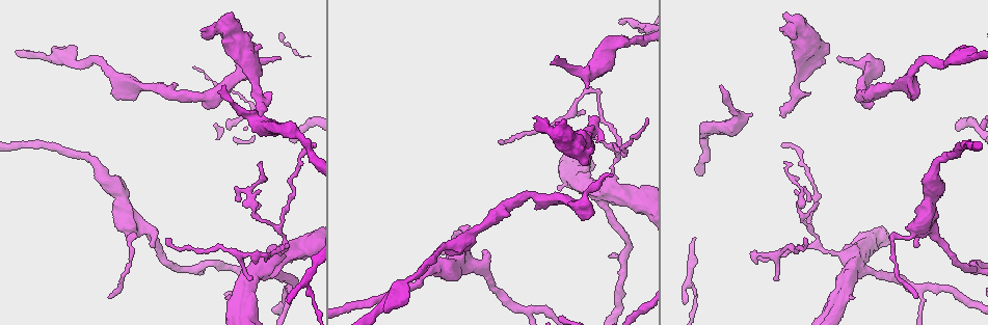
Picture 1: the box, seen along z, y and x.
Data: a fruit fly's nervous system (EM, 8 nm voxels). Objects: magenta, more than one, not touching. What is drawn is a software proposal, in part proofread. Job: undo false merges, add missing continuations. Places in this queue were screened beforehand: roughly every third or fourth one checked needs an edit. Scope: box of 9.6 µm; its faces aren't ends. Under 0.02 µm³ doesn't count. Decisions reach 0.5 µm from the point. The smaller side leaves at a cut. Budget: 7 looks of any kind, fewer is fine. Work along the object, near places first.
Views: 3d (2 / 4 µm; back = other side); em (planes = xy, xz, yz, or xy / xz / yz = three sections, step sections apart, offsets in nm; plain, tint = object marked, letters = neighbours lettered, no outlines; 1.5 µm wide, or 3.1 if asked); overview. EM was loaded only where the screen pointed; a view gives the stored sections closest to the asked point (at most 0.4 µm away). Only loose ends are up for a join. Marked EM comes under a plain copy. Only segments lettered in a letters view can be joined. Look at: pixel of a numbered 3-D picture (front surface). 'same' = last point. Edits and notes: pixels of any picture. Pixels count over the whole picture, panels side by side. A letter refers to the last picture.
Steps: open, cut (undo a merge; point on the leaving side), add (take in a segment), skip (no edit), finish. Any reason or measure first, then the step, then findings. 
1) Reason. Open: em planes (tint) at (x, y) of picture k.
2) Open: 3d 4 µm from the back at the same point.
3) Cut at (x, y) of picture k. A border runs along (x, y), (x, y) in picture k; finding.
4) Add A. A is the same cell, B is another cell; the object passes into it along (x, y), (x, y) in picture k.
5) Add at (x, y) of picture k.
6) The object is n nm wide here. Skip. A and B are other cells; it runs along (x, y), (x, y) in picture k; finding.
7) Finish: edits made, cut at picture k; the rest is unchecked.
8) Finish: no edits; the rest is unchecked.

An open end. Open: em planes (letters) at (289, 301) of picture 1.

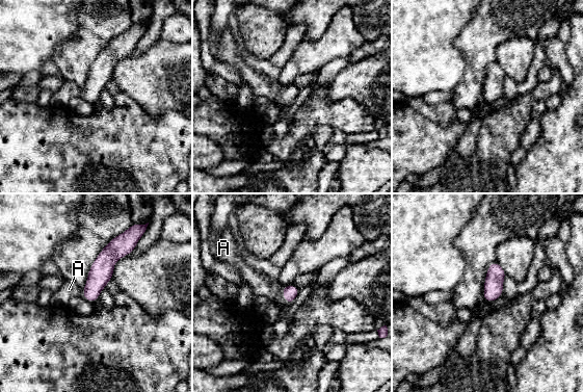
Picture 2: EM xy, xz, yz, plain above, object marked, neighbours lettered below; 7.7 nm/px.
The object is 110 nm wide here; the longest contact is with A, 130 nm. Add A. A is the same cell; it goes on there.

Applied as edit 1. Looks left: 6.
An open end. Open: em planes (letters) at (589, 118) of picture 1.

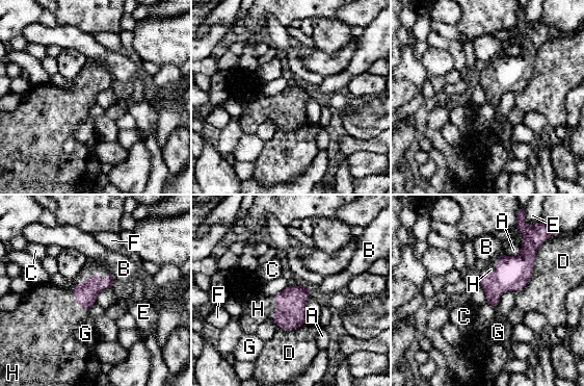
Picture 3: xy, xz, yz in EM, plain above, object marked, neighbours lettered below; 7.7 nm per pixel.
The longest contact is with D, 420 nm. Add H. H is the same cell, A, B, C, D, E, F and G are other cells; it goes on there.

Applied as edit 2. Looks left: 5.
Open: overview.

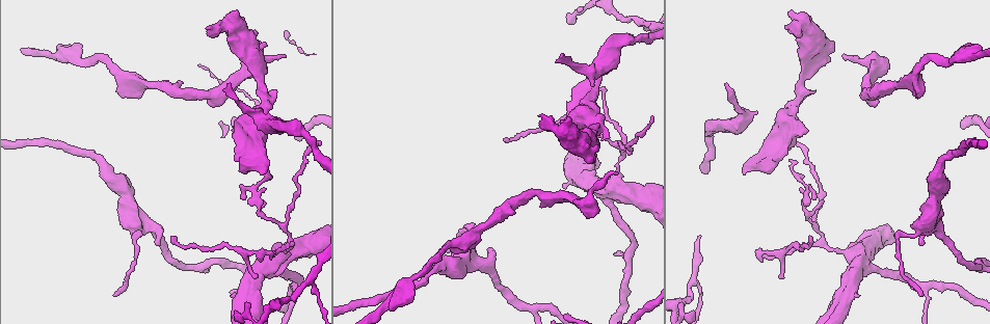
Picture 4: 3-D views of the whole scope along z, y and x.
Calibre changes. Open: 3d 2 µm from the back at (77, 60) of picture 4.

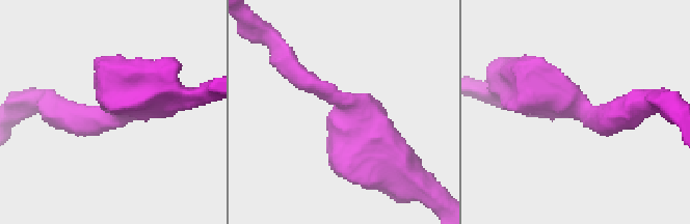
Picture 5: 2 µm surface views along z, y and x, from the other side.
Need the tissue. Open: em xz step 4 (tint) at (587, 113) of picture 5.

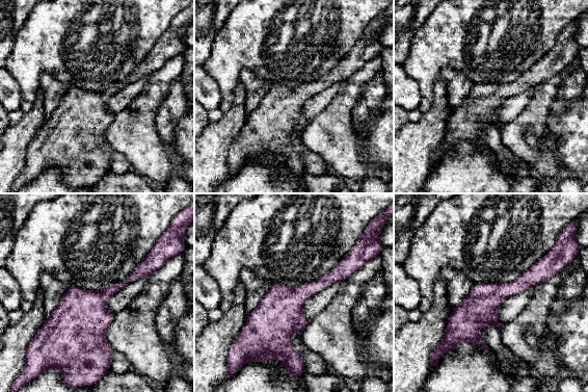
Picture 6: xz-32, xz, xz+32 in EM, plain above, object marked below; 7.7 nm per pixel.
Open: em planes (letters) at the same point.

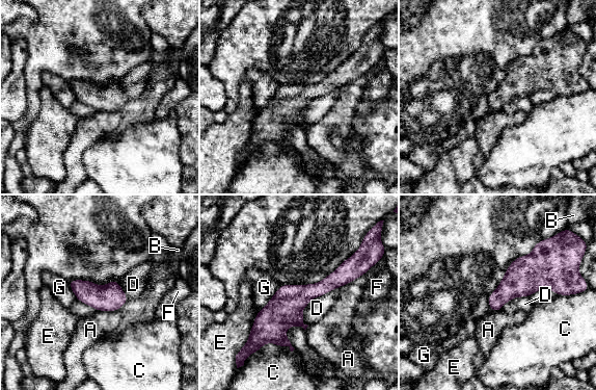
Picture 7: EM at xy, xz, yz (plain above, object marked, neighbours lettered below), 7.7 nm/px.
The object is 200 nm wide here. Skip. A, B, C, D, E, F and G are other cells; a border runs along (339, 287), (307, 304), (304, 324) in picture 7; all the same neuron.

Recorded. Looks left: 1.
Finish: edits made, add at picture 2, add at picture 3; the rest is unchecked.

